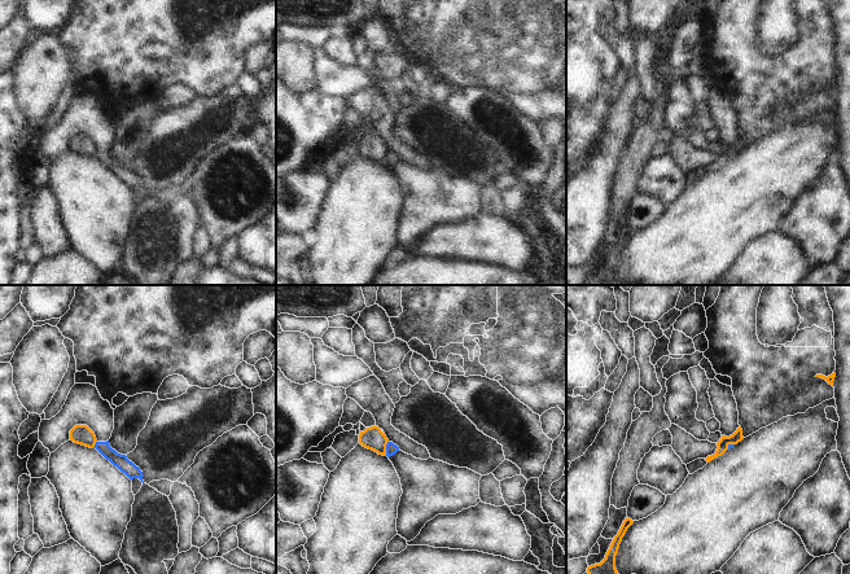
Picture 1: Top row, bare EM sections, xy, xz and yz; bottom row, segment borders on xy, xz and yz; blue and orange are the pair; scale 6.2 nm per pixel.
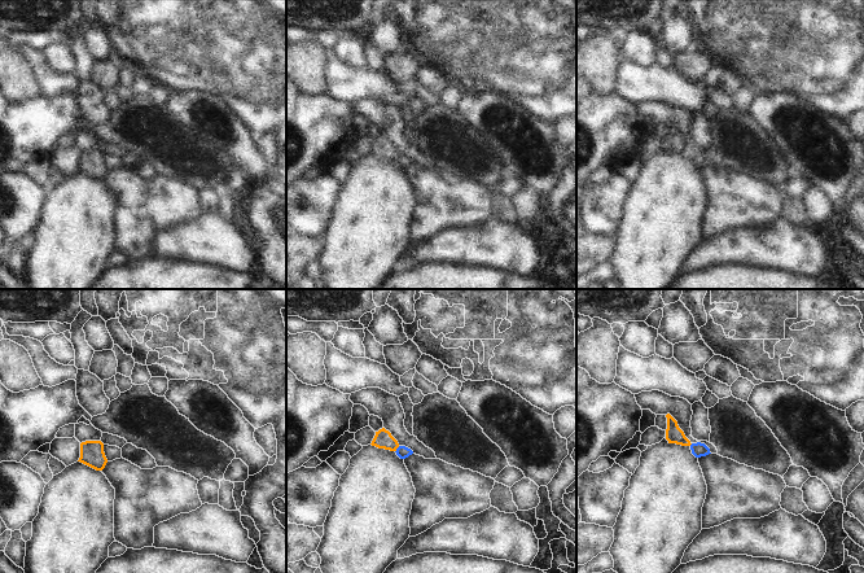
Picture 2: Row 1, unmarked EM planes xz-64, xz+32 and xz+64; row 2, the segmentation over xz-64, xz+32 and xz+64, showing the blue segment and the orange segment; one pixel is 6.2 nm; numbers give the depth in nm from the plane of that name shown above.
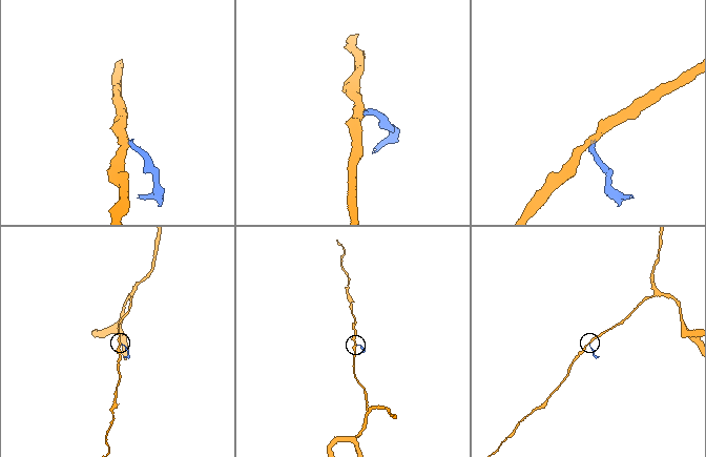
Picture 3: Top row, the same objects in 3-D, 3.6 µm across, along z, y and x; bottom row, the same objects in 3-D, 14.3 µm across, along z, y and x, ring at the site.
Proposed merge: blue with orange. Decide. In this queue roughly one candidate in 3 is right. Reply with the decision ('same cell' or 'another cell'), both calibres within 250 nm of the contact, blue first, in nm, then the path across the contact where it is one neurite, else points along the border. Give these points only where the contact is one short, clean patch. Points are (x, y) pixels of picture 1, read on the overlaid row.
another cell | 70/140 nm | along xz (388, 441), (385, 455)

